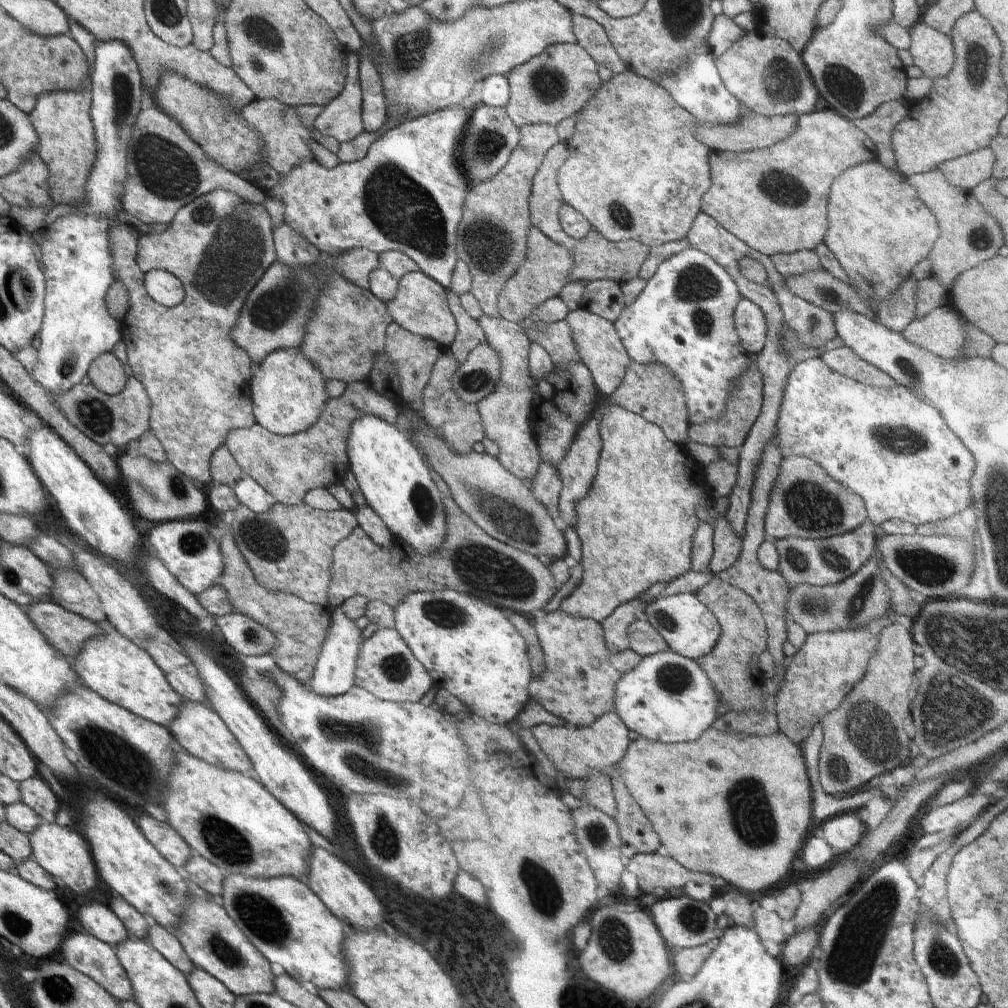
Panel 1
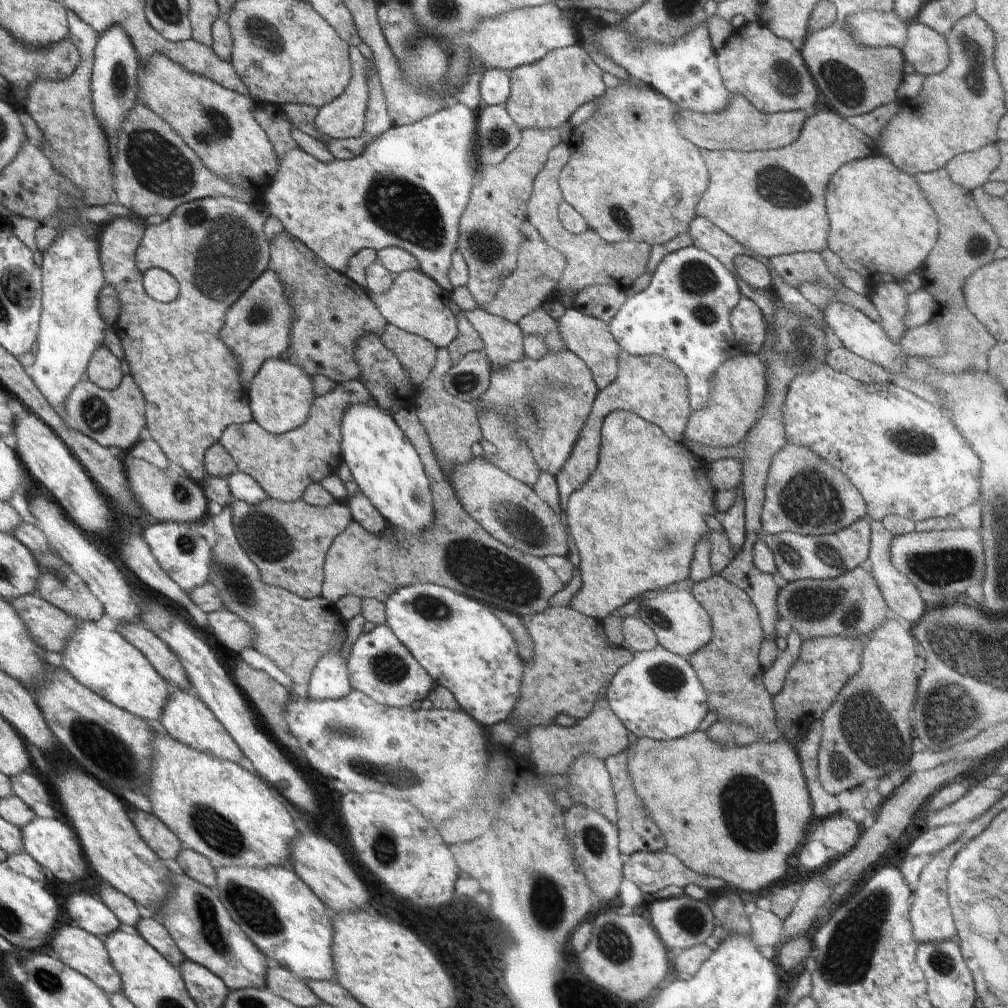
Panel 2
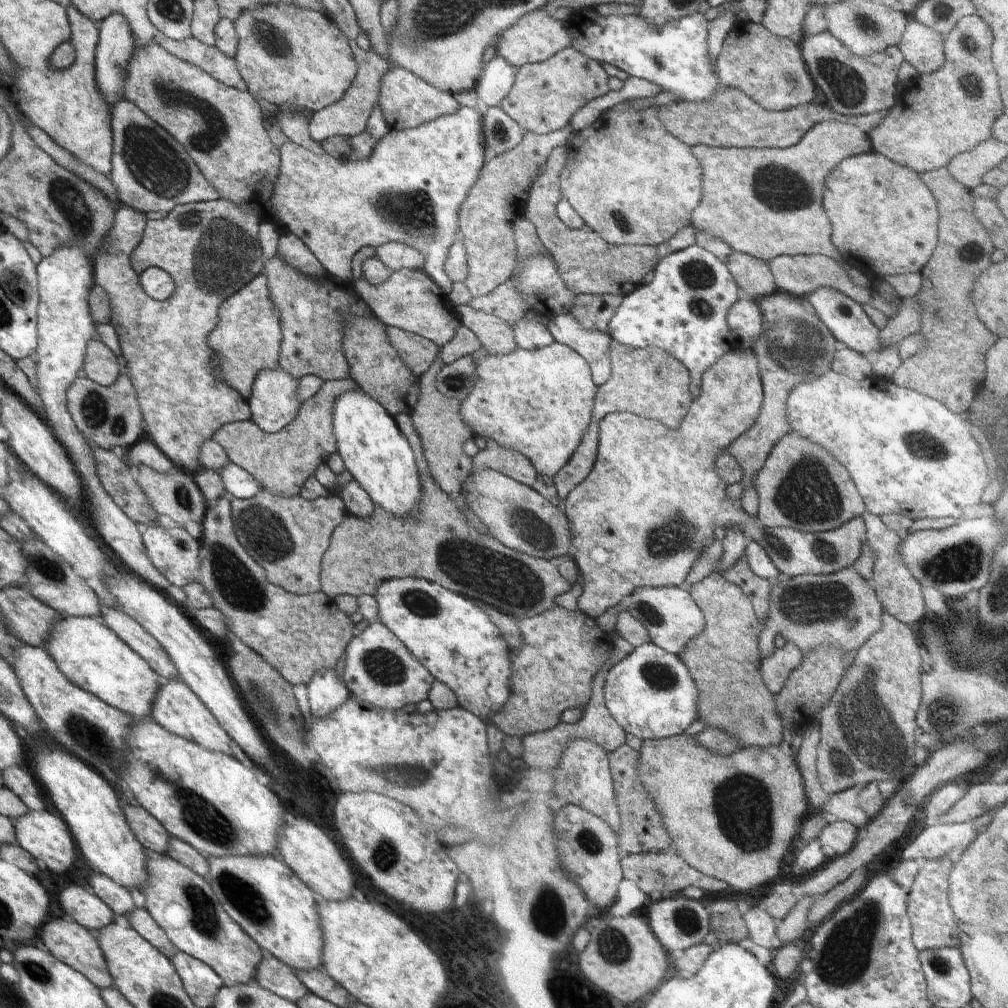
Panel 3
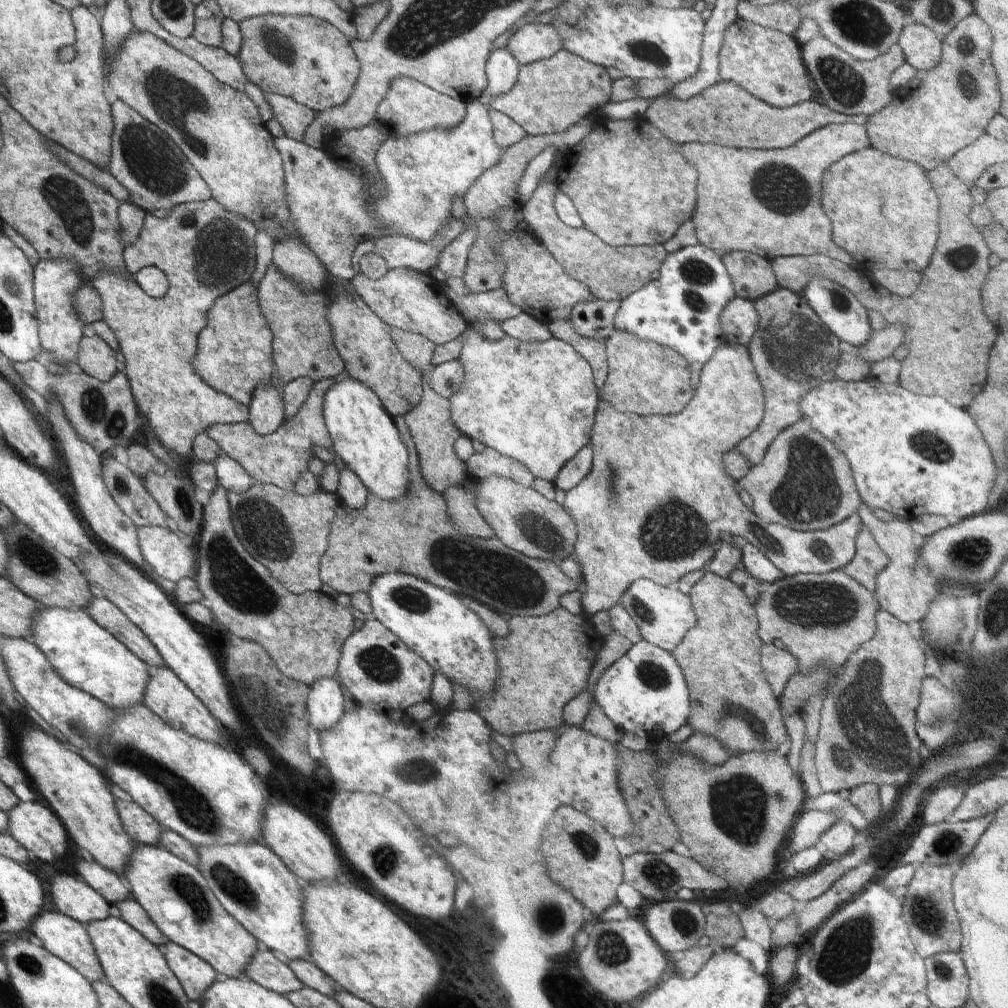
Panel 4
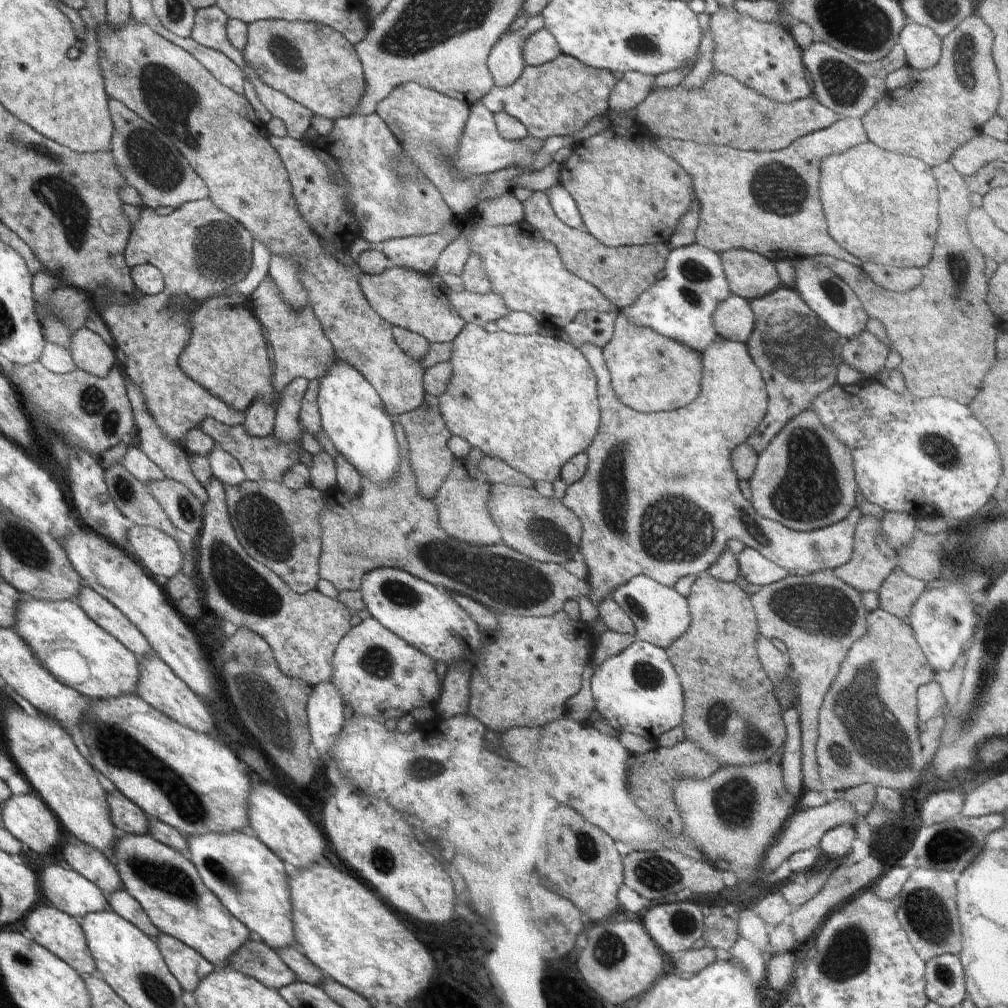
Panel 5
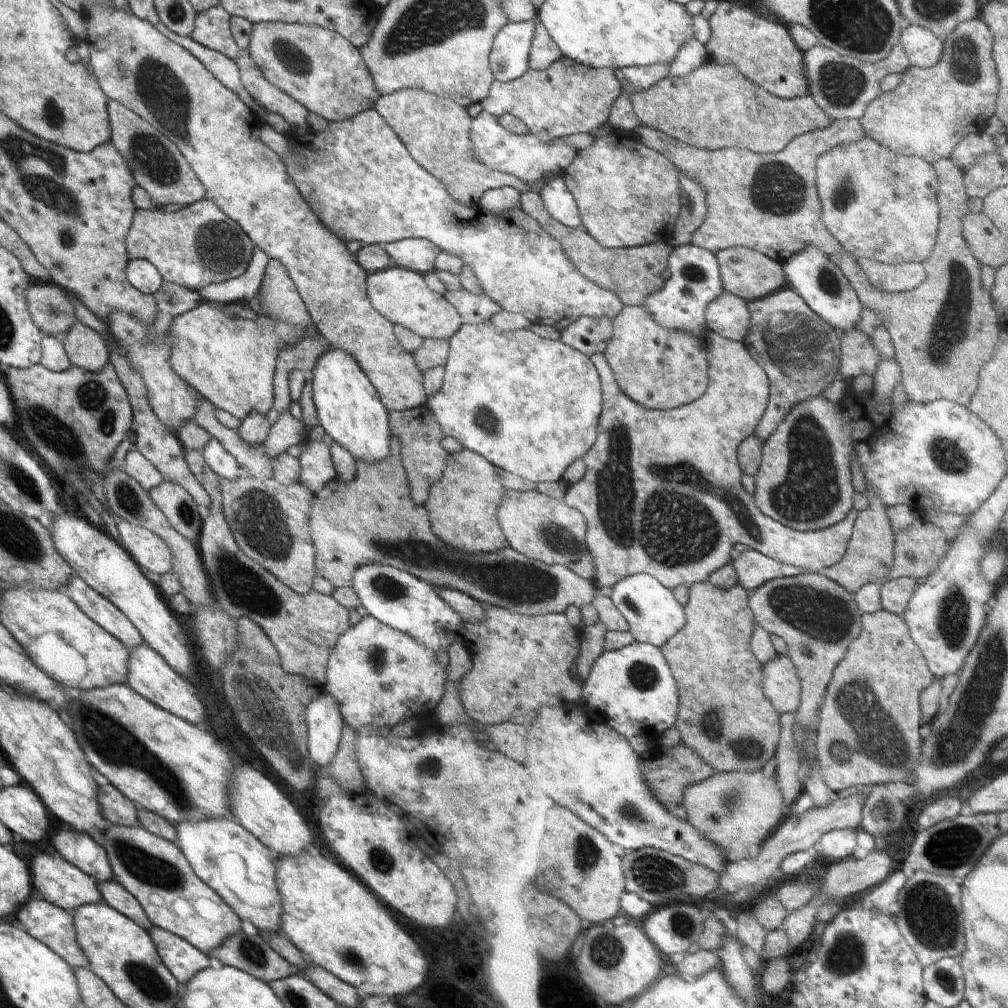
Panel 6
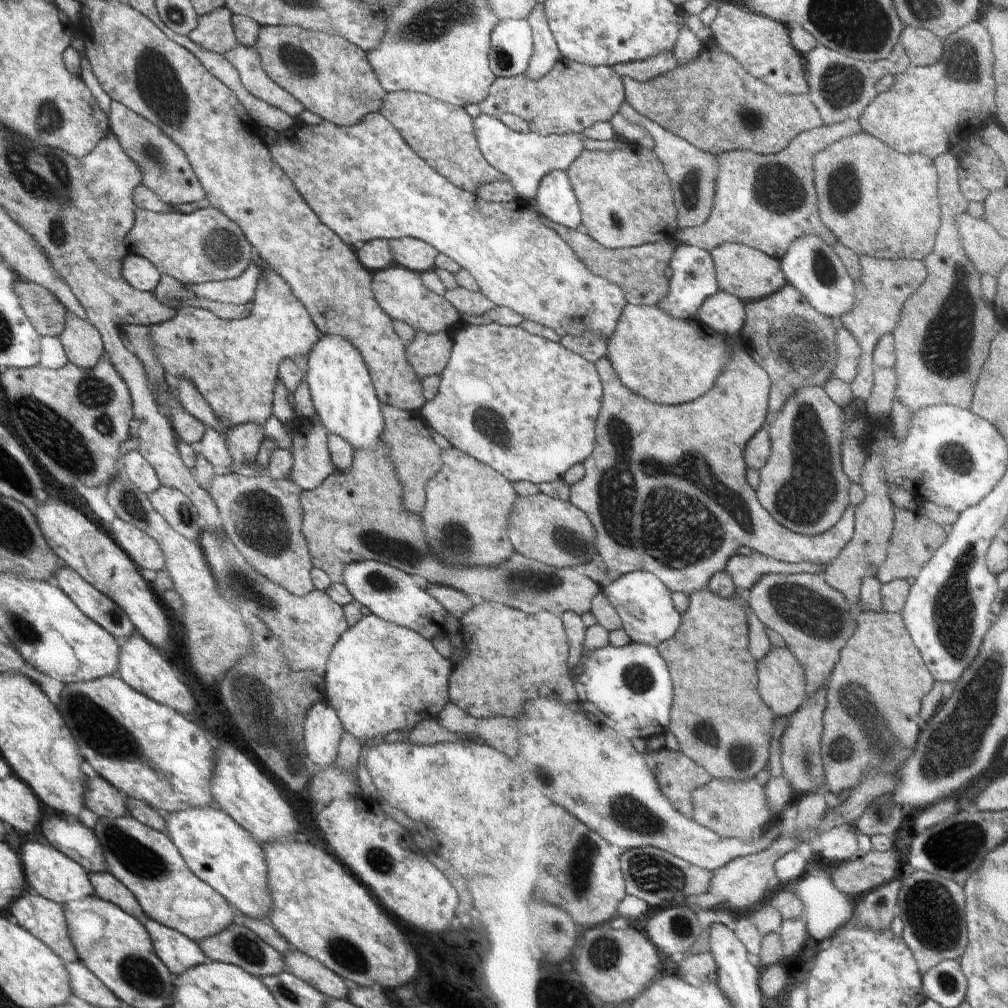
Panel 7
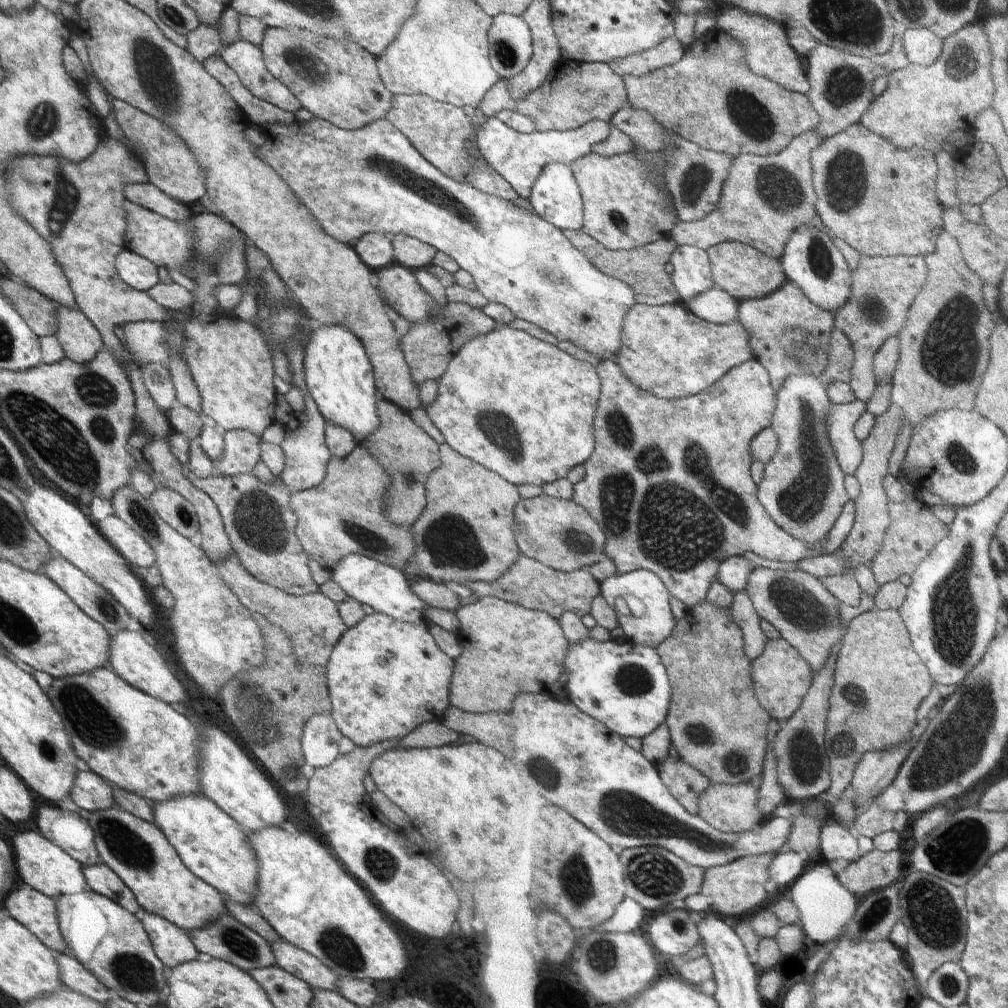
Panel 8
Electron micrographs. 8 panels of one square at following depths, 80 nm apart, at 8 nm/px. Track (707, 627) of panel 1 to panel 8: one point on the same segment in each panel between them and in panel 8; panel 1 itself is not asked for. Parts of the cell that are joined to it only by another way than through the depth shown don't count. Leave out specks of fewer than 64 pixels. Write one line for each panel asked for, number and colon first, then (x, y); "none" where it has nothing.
2: (681, 624)
3: (669, 614)
4: (664, 615)
5: (660, 615)
6: (654, 614)
7: (644, 605)
8: (641, 601)

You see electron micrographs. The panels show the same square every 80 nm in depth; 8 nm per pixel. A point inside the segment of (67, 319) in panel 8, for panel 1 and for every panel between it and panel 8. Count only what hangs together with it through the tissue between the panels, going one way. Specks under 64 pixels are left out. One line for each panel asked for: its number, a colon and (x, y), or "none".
1: (106, 373)
2: (103, 369)
3: (101, 366)
4: (96, 358)
5: (91, 354)
6: (87, 349)
7: (82, 343)

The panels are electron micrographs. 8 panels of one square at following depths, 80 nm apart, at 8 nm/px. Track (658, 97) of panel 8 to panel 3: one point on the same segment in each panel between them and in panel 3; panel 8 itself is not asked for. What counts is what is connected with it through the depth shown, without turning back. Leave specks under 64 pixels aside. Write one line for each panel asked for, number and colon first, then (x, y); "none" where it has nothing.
3: (730, 118)
4: (725, 114)
5: (725, 111)
6: (714, 106)
7: (714, 104)

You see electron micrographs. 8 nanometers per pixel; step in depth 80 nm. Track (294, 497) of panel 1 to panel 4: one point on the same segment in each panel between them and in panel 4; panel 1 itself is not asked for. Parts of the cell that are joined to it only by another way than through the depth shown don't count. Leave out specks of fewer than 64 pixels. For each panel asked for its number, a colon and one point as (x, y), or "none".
2: (284, 465)
3: (282, 462)
4: (279, 458)

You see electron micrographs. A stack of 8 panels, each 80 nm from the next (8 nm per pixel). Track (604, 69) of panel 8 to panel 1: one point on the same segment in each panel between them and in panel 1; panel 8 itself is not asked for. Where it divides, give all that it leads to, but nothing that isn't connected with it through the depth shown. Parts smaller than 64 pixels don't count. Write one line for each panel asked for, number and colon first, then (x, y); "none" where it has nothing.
1: (555, 85)
2: (545, 94)
3: (544, 96)
4: (550, 95)
5: (557, 98)
6: (566, 98)
7: (572, 97)

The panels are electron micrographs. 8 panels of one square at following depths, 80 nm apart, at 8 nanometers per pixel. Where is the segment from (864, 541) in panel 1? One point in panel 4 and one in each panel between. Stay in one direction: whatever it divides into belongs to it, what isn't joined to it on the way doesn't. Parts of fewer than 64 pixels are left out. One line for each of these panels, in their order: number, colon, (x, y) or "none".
2: (797, 556)
3: (640, 519)
4: (657, 497)

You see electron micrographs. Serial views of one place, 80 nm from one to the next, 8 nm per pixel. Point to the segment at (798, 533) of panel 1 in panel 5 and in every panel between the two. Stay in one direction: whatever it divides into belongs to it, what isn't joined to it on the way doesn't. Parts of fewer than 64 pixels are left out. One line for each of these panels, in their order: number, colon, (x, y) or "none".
2: (804, 494)
3: (801, 486)
4: (803, 483)
5: (805, 480)

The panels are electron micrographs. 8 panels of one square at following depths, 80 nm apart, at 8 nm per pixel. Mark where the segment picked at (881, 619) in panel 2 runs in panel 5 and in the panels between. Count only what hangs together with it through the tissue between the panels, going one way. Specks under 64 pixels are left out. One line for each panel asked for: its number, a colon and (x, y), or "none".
3: (842, 609)
4: (822, 618)
5: (818, 616)

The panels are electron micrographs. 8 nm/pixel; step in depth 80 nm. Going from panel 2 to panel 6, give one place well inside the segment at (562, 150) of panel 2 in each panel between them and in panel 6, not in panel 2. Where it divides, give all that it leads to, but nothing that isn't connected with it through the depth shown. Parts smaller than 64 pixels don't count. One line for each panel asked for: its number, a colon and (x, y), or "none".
3: (587, 263)
4: (611, 273)
5: (621, 274)
6: (632, 274)

